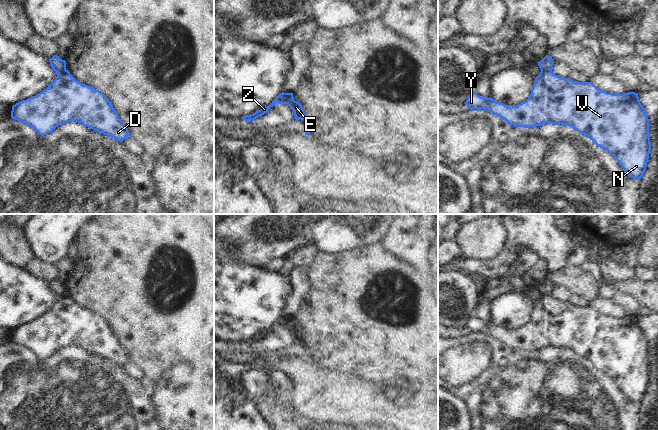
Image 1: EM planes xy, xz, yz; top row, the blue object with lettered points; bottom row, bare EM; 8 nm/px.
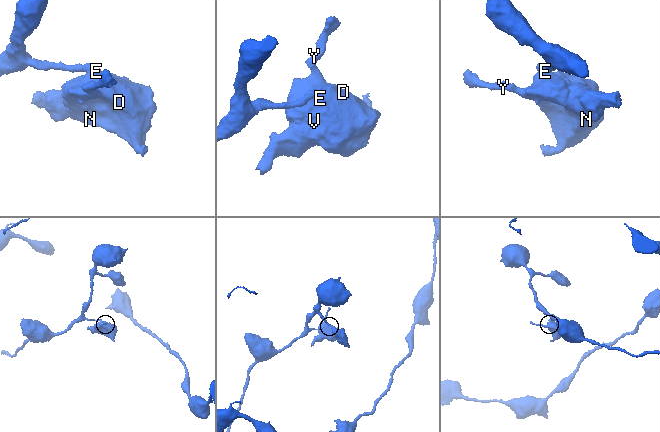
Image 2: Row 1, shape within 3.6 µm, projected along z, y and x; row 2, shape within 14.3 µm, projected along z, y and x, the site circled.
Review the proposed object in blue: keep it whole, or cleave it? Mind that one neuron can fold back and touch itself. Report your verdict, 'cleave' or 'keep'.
cleave

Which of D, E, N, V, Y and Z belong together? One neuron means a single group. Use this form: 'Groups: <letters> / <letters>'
Groups: D E N V Y / Z

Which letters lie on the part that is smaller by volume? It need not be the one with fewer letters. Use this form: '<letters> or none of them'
D, E, N, V, Y.

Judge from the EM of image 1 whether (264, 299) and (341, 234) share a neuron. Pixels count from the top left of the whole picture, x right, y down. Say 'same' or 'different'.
different

